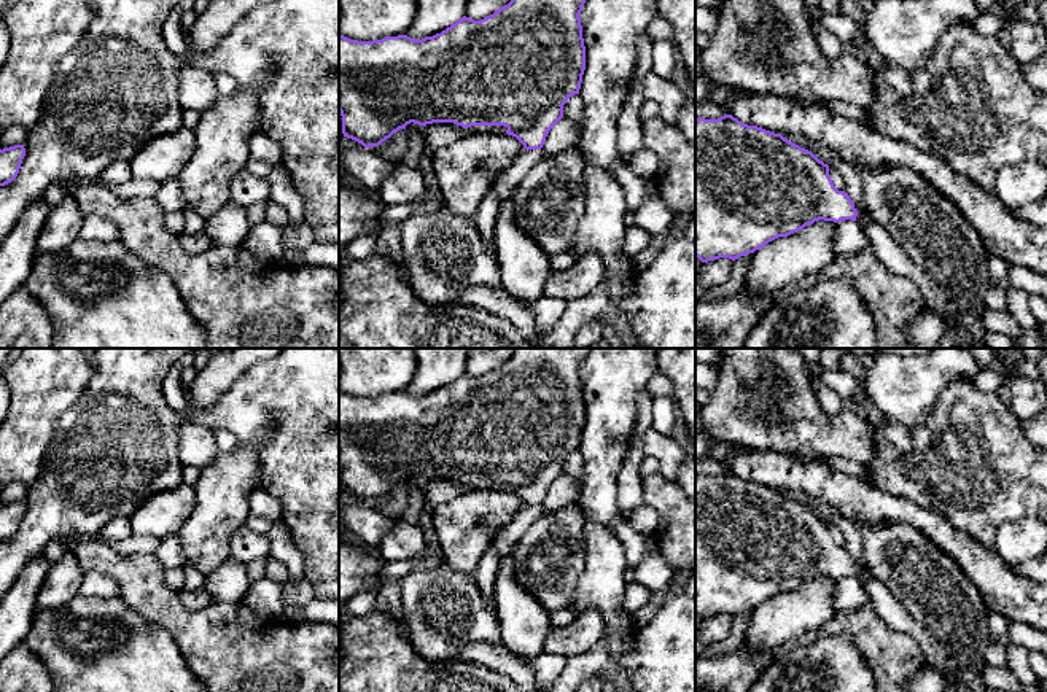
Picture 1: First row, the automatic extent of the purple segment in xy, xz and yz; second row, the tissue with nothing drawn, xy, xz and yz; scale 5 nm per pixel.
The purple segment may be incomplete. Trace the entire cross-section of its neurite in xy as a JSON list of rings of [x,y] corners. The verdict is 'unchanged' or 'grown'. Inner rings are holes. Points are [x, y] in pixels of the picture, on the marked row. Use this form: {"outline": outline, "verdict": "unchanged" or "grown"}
{"outline": [[[24,145],[0,150],[0,186],[11,183],[18,177],[24,156]]], "verdict": "unchanged"}

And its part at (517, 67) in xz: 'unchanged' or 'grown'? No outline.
grown

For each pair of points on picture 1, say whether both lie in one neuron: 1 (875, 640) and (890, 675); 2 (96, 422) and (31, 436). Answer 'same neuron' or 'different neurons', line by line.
1: same neuron
2: different neurons

